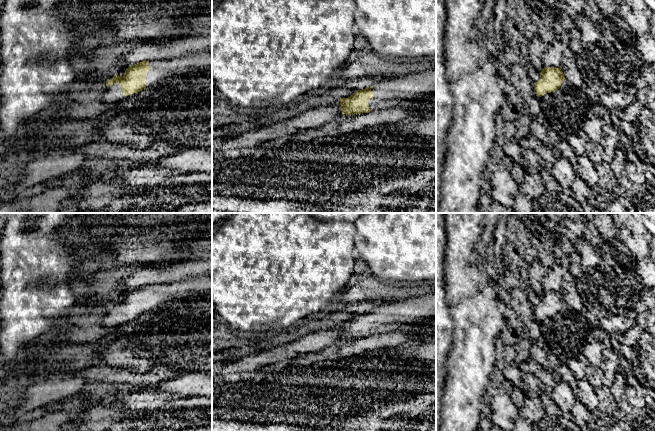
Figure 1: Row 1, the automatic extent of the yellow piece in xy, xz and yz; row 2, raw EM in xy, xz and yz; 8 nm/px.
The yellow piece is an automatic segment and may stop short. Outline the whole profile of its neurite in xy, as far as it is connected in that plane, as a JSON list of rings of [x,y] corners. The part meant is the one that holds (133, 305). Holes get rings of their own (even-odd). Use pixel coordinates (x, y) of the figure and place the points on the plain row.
[[[204,271],[189,273],[184,279],[176,282],[138,286],[129,290],[123,300],[119,301],[115,298],[112,303],[106,306],[102,318],[102,325],[117,326],[123,320],[140,316],[145,312],[150,312],[153,309],[164,306],[172,301],[183,298],[200,297],[210,293],[212,293],[212,273]]]

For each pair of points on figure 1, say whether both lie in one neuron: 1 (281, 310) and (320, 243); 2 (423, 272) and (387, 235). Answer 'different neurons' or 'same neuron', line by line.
1: same neuron
2: same neuron

